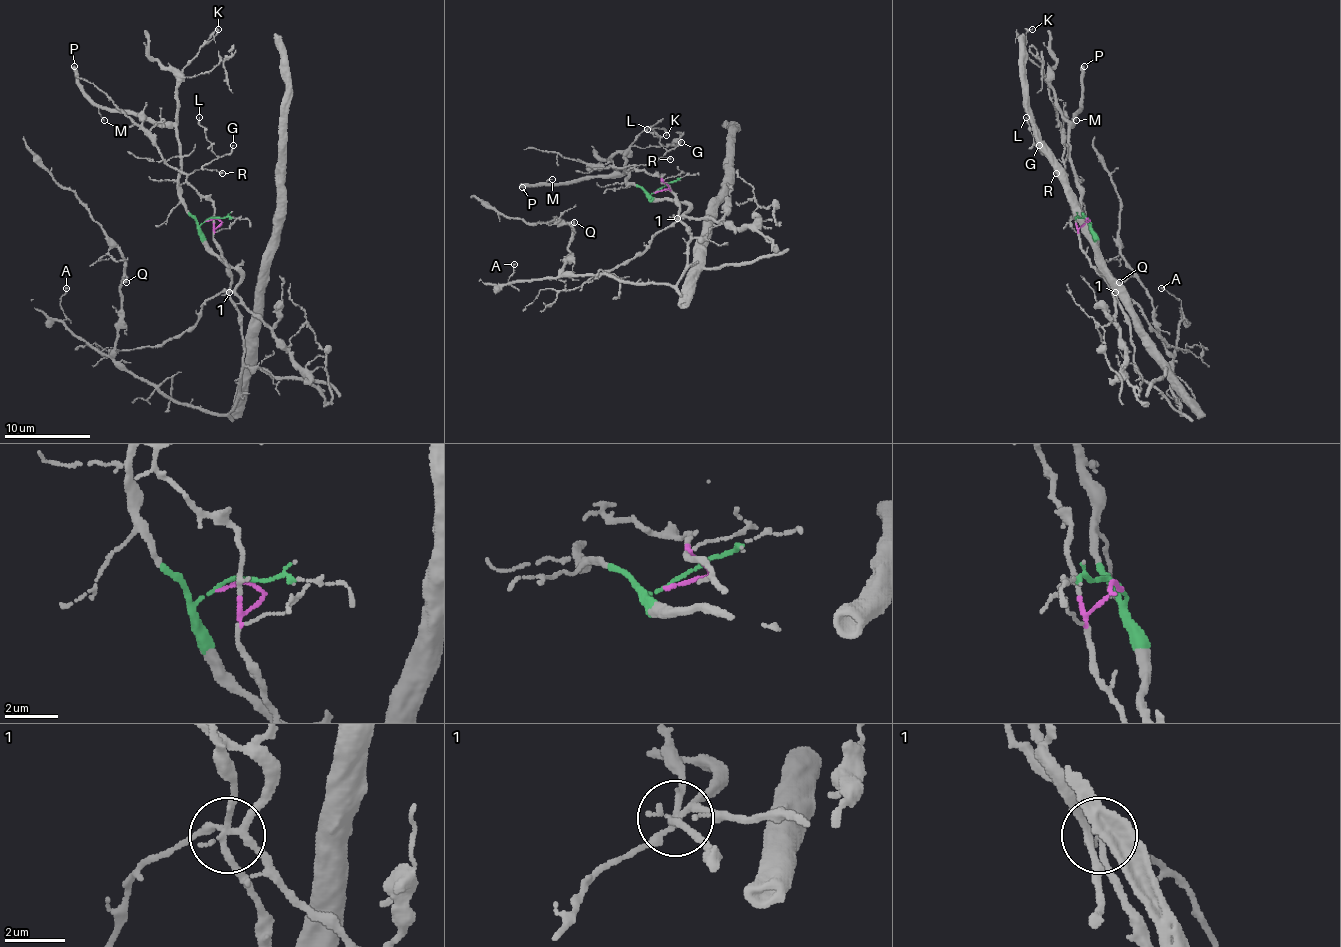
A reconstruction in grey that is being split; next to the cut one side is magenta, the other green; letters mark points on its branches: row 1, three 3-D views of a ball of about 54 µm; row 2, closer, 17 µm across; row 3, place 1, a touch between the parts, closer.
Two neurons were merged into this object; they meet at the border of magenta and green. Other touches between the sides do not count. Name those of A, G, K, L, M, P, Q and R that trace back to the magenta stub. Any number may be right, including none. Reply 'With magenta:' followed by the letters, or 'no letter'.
With magenta: A, G, L, Q, R

